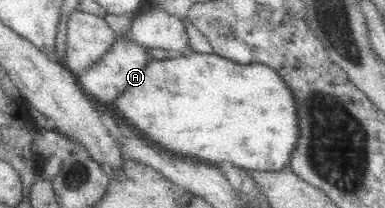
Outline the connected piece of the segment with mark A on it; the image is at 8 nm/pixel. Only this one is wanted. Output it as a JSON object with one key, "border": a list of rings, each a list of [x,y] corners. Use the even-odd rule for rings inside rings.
{"border":[[[120,36],[104,59],[80,75],[83,88],[106,108],[114,105],[131,125],[175,155],[214,165],[232,161],[248,170],[269,172],[282,171],[291,165],[301,139],[300,109],[297,108],[295,91],[276,69],[260,63],[242,65],[216,53],[197,53],[194,50],[181,56],[154,60],[149,49],[127,36]]]}

